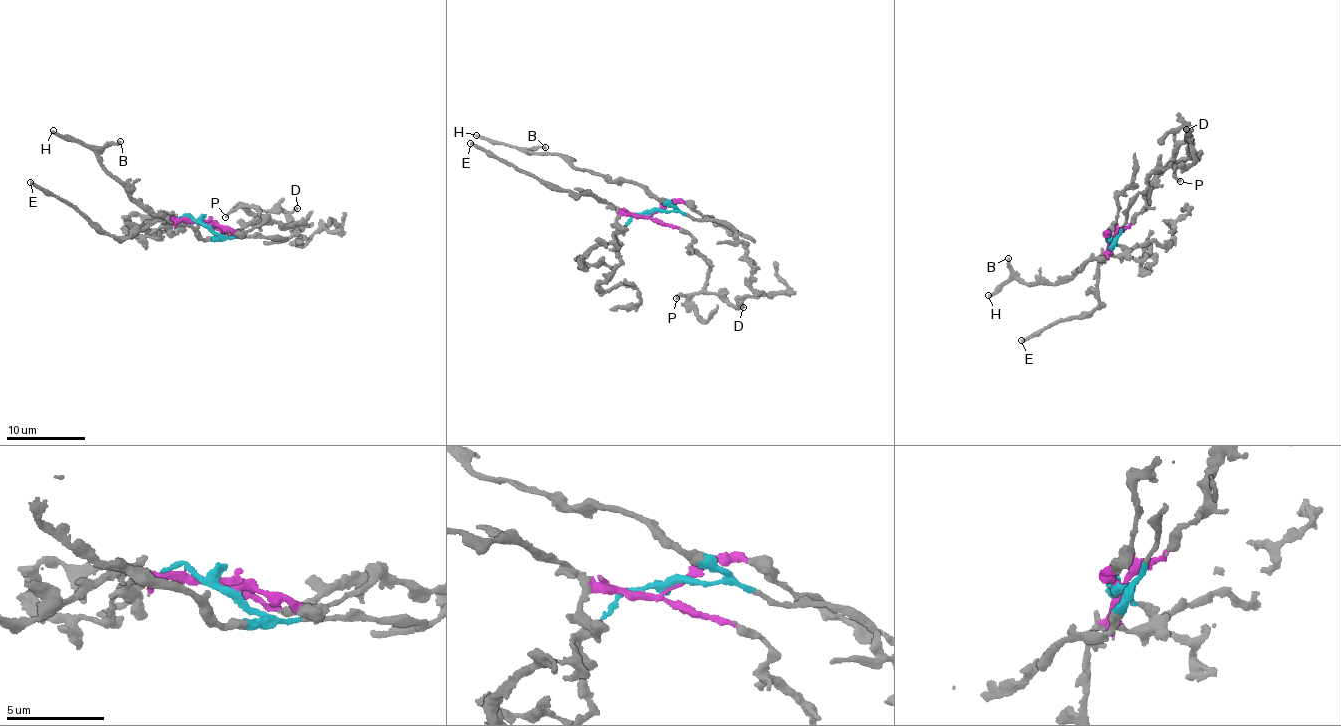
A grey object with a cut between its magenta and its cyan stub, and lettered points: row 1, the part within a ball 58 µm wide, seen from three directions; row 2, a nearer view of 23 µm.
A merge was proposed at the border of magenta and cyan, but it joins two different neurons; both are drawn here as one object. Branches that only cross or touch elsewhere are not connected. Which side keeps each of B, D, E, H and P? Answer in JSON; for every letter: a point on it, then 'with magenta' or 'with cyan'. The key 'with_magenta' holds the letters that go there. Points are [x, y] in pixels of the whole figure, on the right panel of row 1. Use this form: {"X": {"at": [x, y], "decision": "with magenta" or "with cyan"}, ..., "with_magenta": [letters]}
{"B": {"at": [1008, 258], "decision": "with cyan"}, "D": {"at": [1186, 129], "decision": "with magenta"}, "E": {"at": [1021, 340], "decision": "with magenta"}, "H": {"at": [988, 295], "decision": "with cyan"}, "P": {"at": [1180, 181], "decision": "with magenta"}, "with_magenta": ["D", "E", "P"]}

